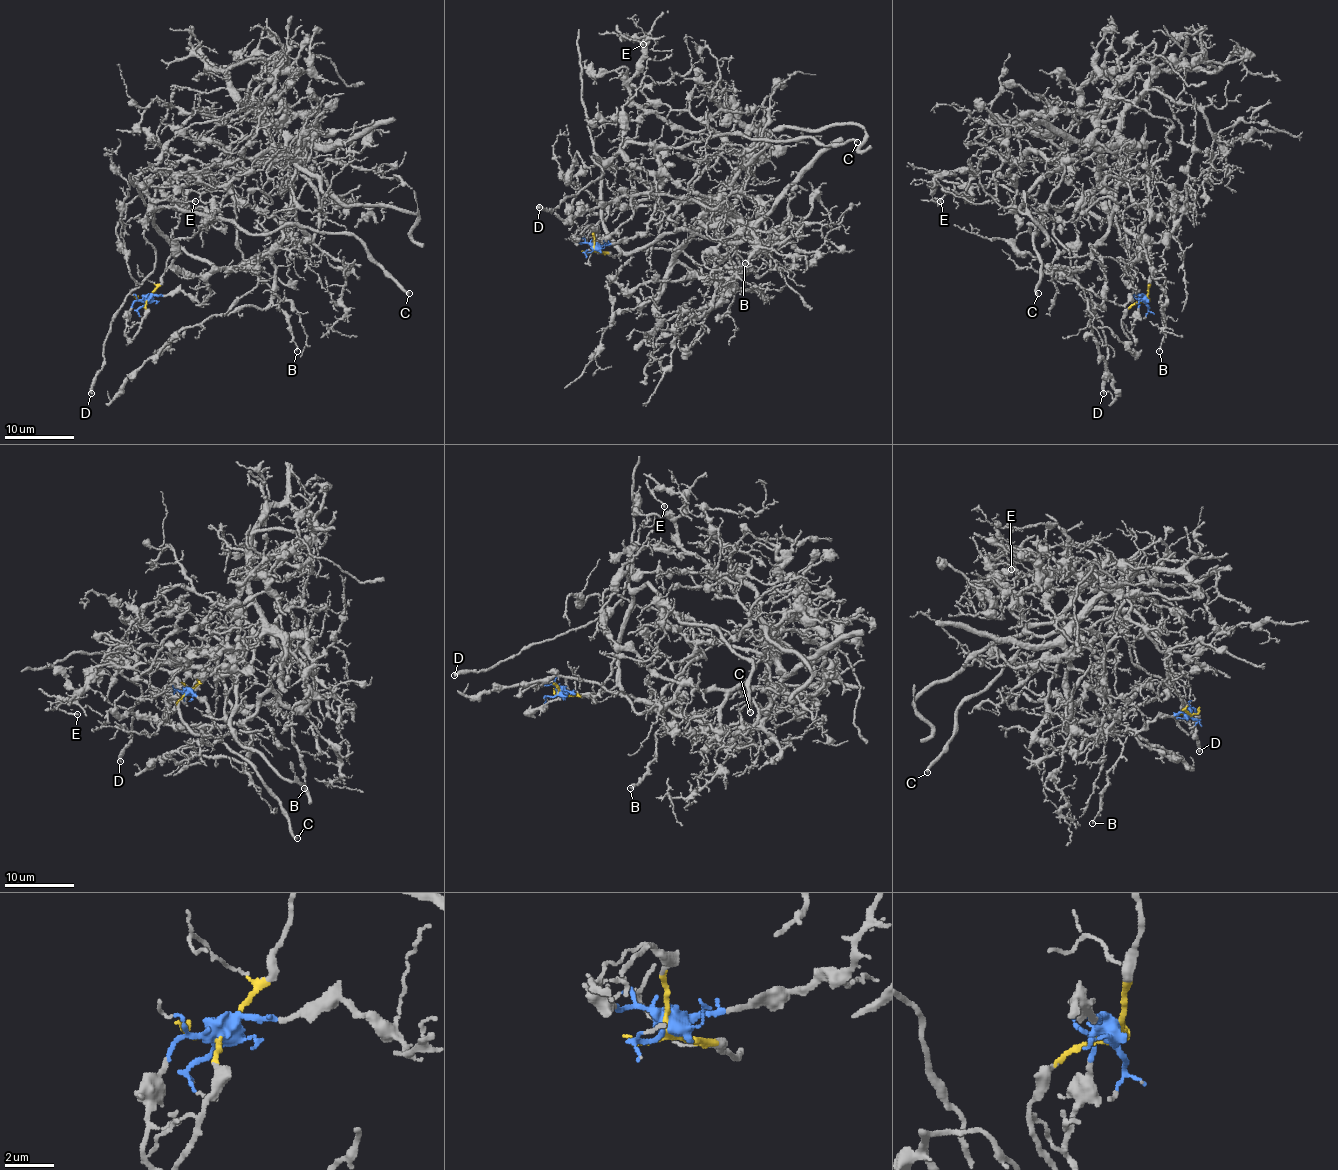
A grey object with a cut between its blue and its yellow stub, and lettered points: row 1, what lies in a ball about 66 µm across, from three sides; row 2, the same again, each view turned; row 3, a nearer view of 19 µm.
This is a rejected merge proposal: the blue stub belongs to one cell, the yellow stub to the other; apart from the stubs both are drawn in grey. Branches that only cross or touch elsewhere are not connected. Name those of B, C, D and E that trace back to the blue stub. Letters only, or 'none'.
B, E

